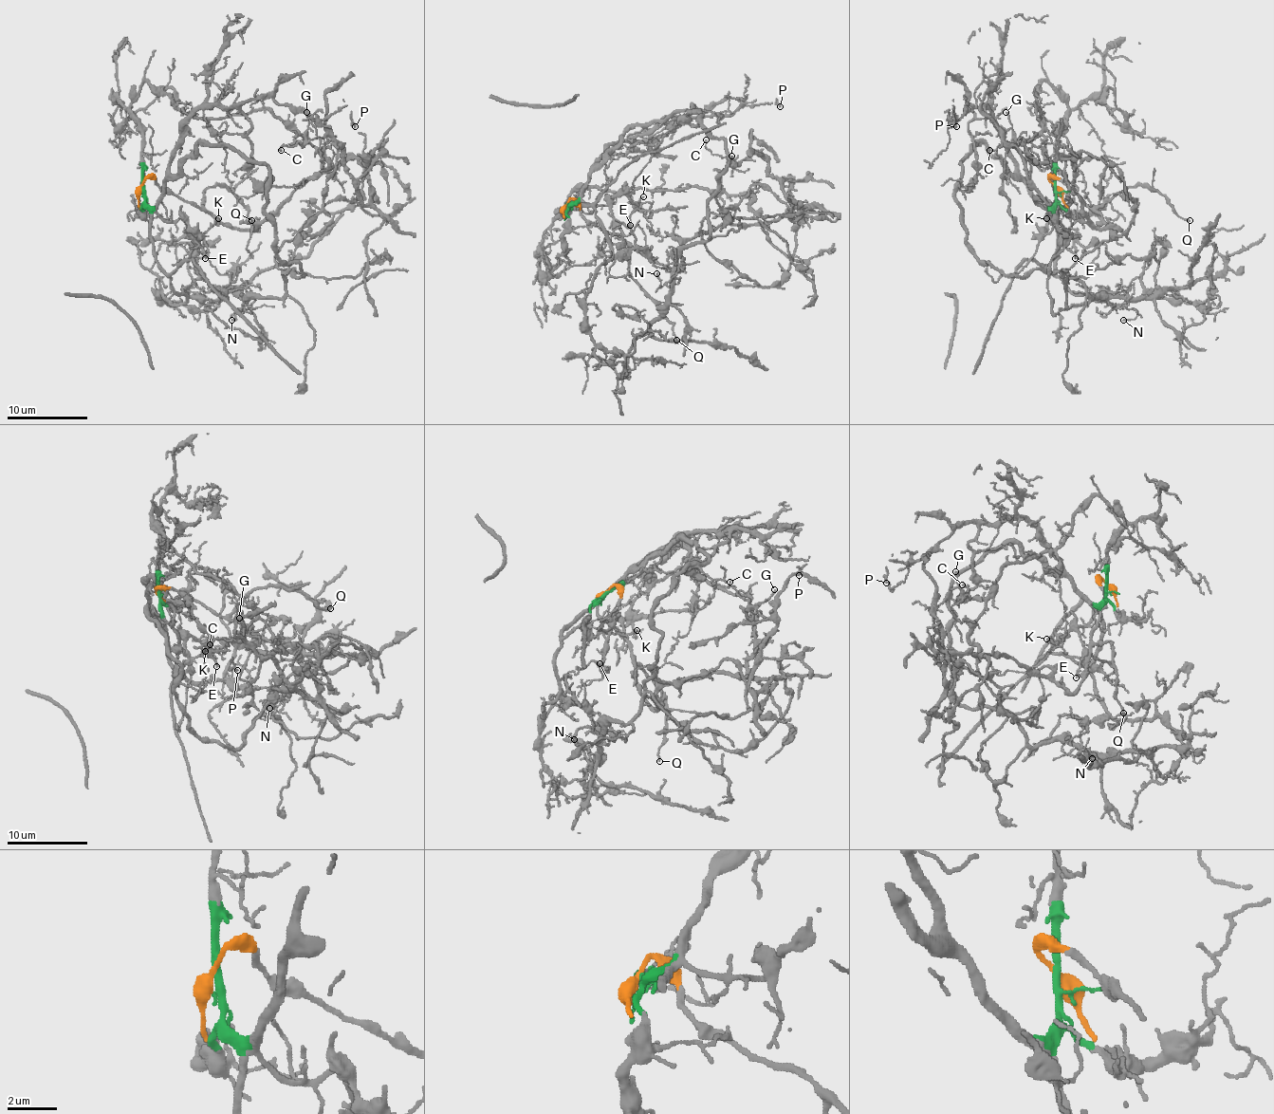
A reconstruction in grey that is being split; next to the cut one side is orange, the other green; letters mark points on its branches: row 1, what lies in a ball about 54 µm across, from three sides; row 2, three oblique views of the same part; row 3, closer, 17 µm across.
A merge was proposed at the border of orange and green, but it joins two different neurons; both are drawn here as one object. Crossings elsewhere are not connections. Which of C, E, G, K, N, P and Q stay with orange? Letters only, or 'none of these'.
Q

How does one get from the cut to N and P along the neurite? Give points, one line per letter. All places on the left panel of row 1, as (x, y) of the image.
N: (141, 190), (150, 212), (152, 254), (176, 291), (216, 299), (233, 289), (245, 289), (251, 304), (230, 320)
P: (141, 190), (150, 206), (156, 204), (182, 124), (200, 108), (273, 99), (328, 119), (346, 106), (355, 127)

